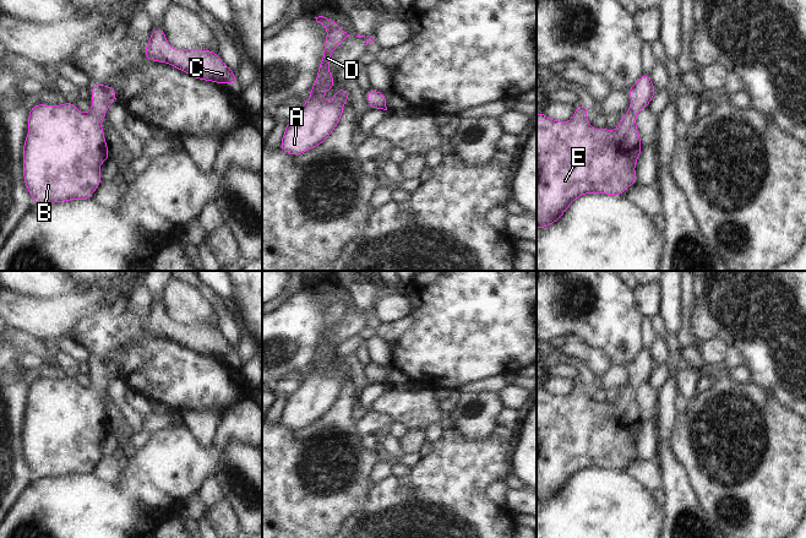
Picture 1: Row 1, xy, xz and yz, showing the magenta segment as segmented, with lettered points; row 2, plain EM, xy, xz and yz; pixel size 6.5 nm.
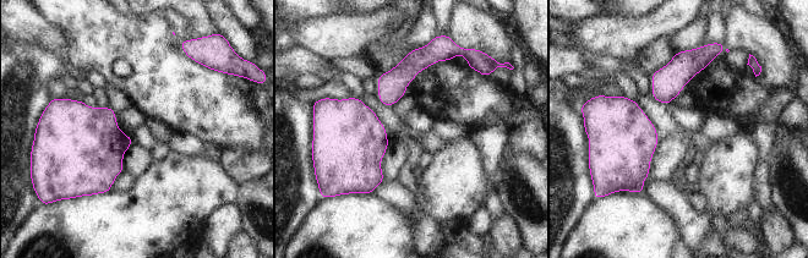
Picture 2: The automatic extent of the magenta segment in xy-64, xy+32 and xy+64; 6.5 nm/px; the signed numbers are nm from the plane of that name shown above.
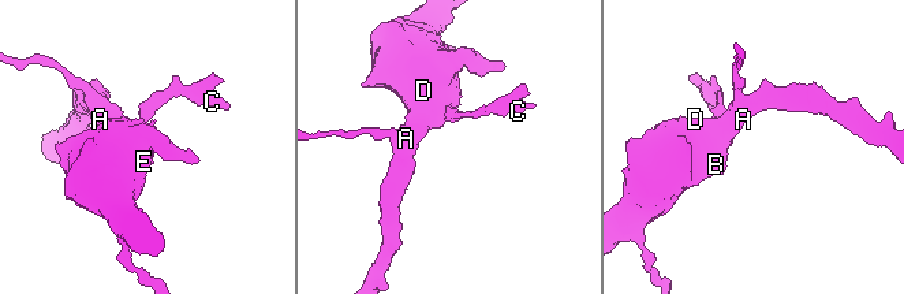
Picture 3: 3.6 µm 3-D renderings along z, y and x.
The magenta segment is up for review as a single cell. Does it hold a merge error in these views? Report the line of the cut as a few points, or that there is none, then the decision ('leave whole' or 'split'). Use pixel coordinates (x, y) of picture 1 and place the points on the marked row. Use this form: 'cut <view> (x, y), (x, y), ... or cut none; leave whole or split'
cut none; leave whole

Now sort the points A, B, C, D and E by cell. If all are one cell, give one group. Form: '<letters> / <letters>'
A B C D E

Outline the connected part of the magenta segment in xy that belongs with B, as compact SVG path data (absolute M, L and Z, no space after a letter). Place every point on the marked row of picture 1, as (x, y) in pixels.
M92 83L92 110L80 112L73 102L61 105L36 104L28 114L28 136L23 142L23 179L33 205L71 200L87 201L102 181L99 167L110 158L102 129L107 108L116 102L115 88Z

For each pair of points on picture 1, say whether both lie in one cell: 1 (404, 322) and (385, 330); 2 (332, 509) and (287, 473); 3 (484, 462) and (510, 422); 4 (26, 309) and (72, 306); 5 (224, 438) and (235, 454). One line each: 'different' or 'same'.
1: same
2: same
3: different
4: same
5: different

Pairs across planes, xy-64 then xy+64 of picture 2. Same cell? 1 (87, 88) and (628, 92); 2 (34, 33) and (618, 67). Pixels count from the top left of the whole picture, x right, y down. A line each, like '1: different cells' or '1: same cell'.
1: same cell
2: different cells

